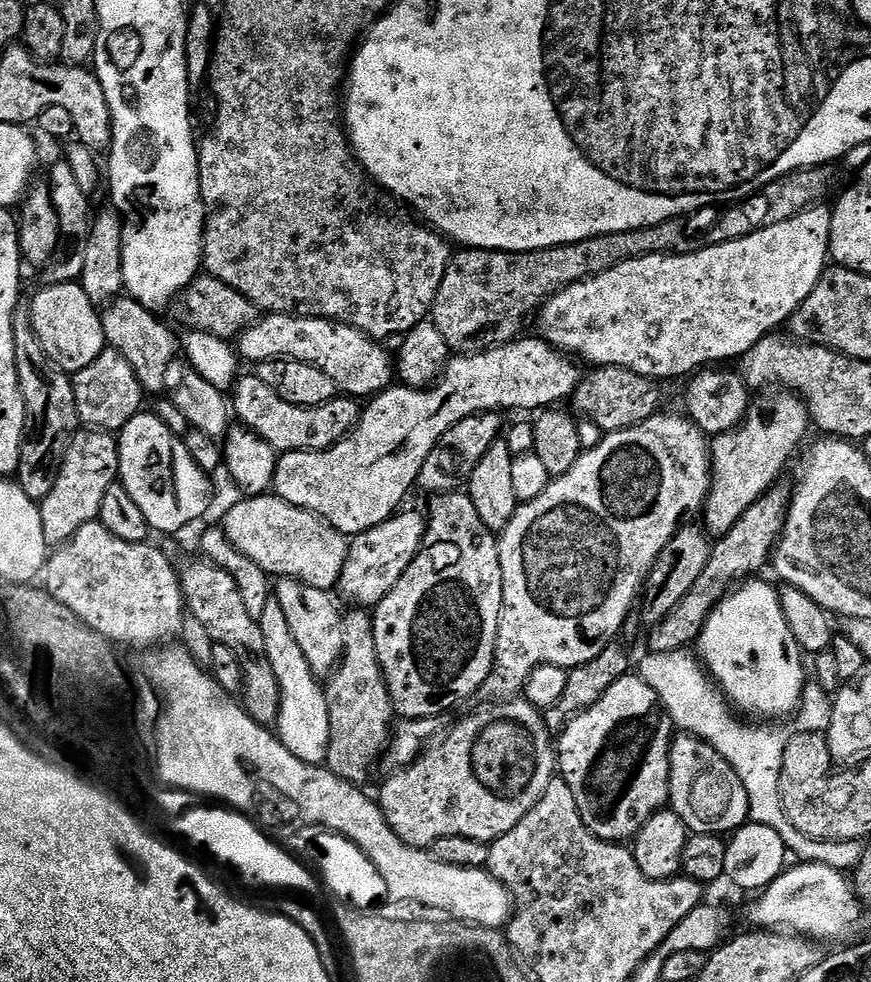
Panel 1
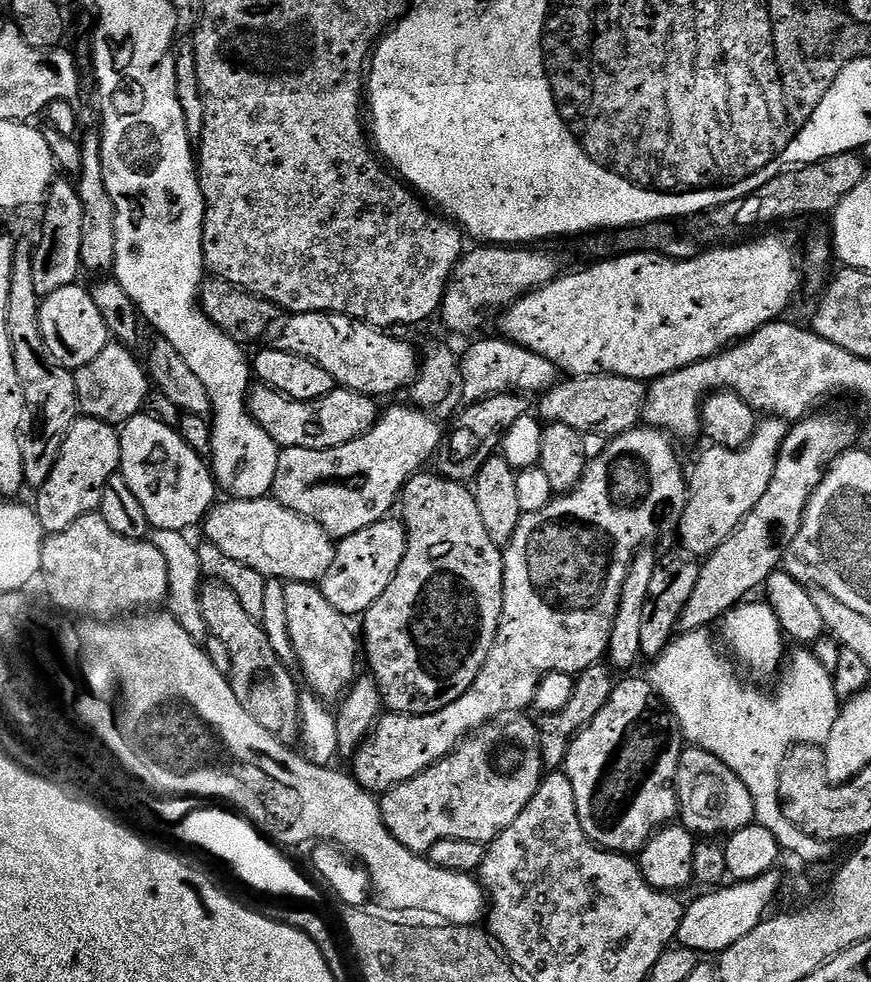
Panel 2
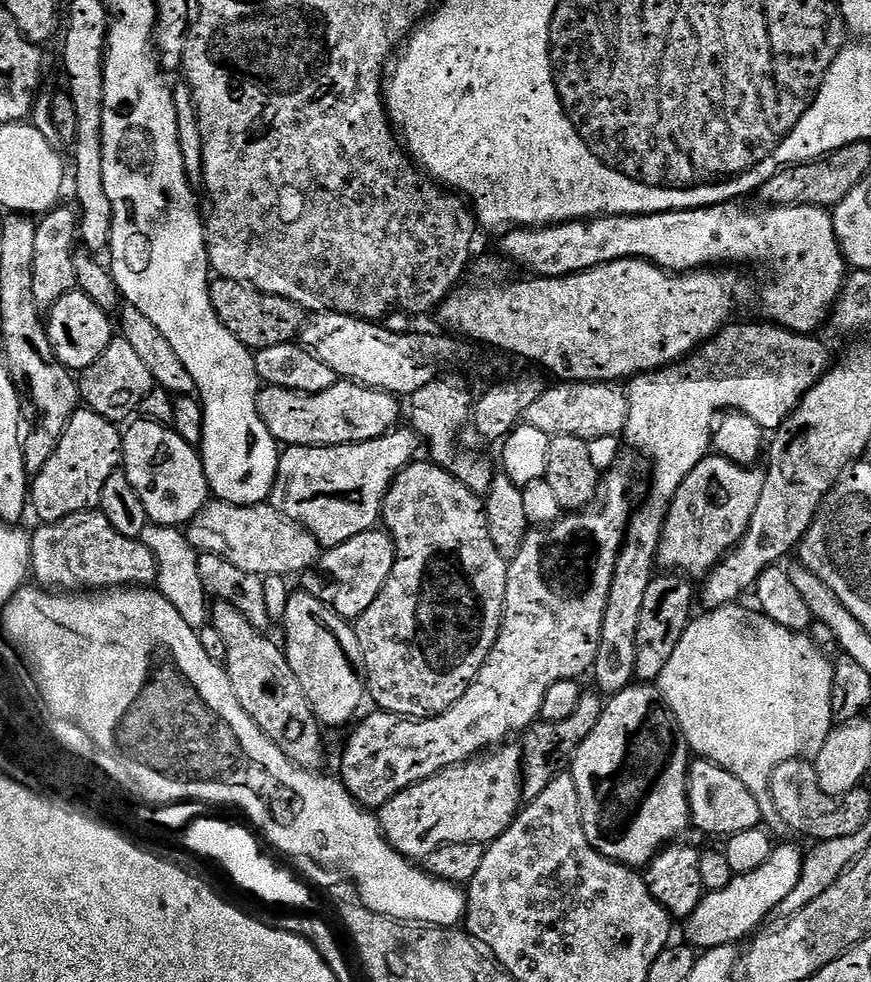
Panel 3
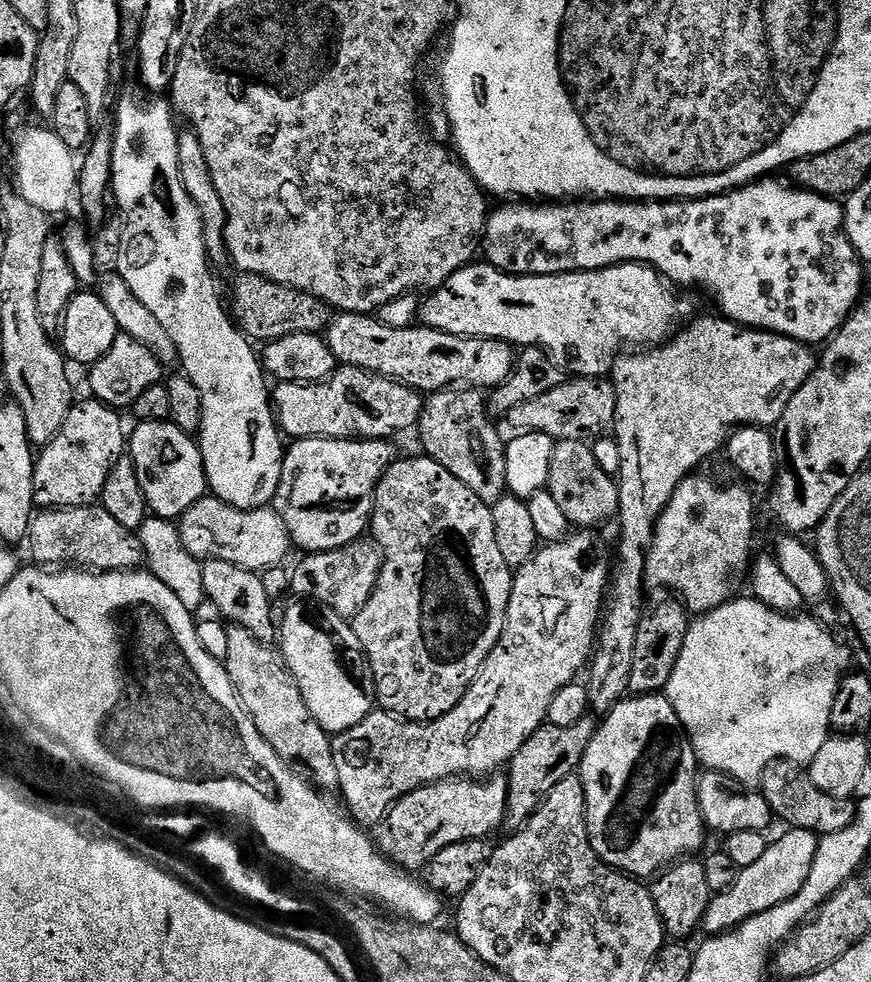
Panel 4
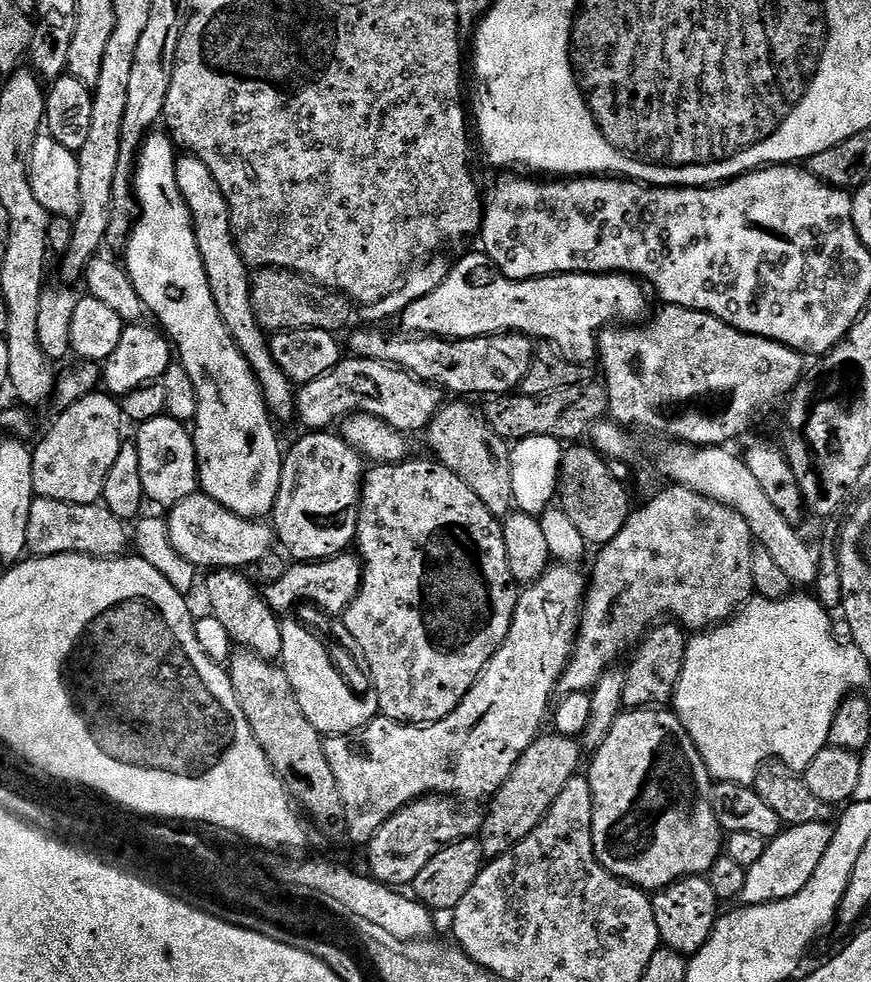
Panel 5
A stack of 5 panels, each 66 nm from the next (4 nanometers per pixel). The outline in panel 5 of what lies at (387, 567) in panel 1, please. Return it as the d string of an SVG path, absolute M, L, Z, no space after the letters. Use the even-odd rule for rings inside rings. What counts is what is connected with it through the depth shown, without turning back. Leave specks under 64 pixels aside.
M345 550L329 560L309 560L293 563L277 581L263 589L264 600L277 614L288 614L301 602L311 602L321 612L343 614L360 593L364 581L364 565L359 555ZM352 555L352 556L351 556ZM300 600L300 601L299 601Z

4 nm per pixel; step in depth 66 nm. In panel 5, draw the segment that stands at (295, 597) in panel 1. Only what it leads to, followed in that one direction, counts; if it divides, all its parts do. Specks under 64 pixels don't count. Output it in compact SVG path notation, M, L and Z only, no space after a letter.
M300 606L291 614L283 617L280 625L282 630L282 654L280 660L284 673L290 678L290 686L294 686L294 694L298 698L298 706L302 706L302 714L310 718L310 726L318 730L321 736L348 736L367 726L371 720L380 716L378 690L368 672L368 664L364 660L362 650L350 634L343 619L335 615L321 612L315 606Z

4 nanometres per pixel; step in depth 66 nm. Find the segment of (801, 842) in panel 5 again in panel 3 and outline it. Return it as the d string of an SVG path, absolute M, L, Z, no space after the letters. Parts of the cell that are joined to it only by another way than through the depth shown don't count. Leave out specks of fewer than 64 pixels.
M792 844L773 847L770 858L766 858L758 870L733 875L726 890L714 890L704 895L702 902L698 902L698 910L694 910L692 917L686 921L687 939L697 949L707 950L727 944L736 946L739 940L742 942L751 937L769 919L767 916L772 911L775 913L780 904L790 898L794 886L798 886L804 857L805 853L799 852Z

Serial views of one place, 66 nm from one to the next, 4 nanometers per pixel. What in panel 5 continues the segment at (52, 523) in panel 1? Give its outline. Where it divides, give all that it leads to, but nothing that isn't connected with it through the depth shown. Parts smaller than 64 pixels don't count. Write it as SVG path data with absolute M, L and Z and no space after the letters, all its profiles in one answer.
M97 390L59 415L32 452L35 495L71 504L97 503L103 497L106 474L110 474L122 443L120 427L125 427L126 421L120 411L120 400Z

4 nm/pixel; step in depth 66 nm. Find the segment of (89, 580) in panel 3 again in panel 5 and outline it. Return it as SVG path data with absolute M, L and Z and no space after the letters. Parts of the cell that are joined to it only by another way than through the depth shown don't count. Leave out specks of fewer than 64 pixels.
M36 496L30 508L29 528L26 530L27 551L33 557L58 554L83 556L122 556L130 548L130 532L122 521L103 503L71 504L54 498Z

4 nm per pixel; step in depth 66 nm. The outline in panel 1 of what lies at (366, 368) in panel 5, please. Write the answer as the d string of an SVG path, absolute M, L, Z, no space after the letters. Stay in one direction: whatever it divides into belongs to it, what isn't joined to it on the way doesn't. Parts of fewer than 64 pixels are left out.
M258 374L241 375L230 392L230 408L241 425L261 436L278 454L285 452L323 452L325 448L333 448L338 441L343 440L356 423L360 421L361 405L355 399L343 394L336 399L303 408L286 402Z

